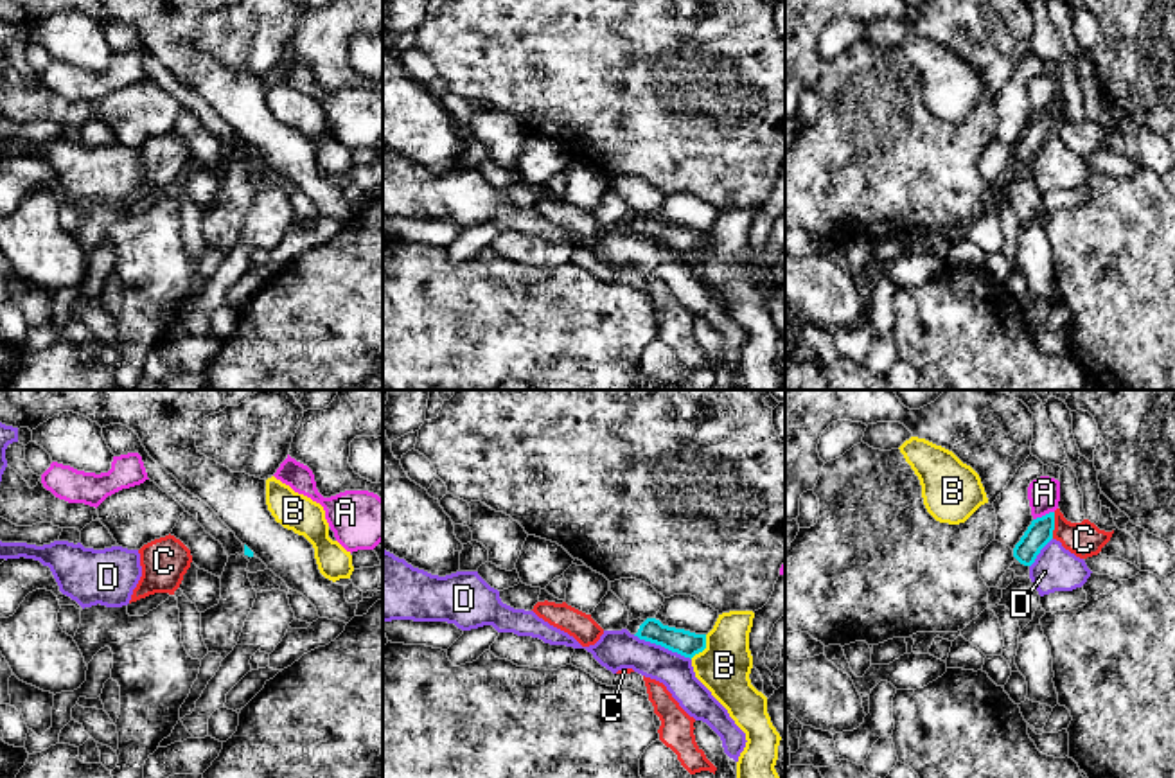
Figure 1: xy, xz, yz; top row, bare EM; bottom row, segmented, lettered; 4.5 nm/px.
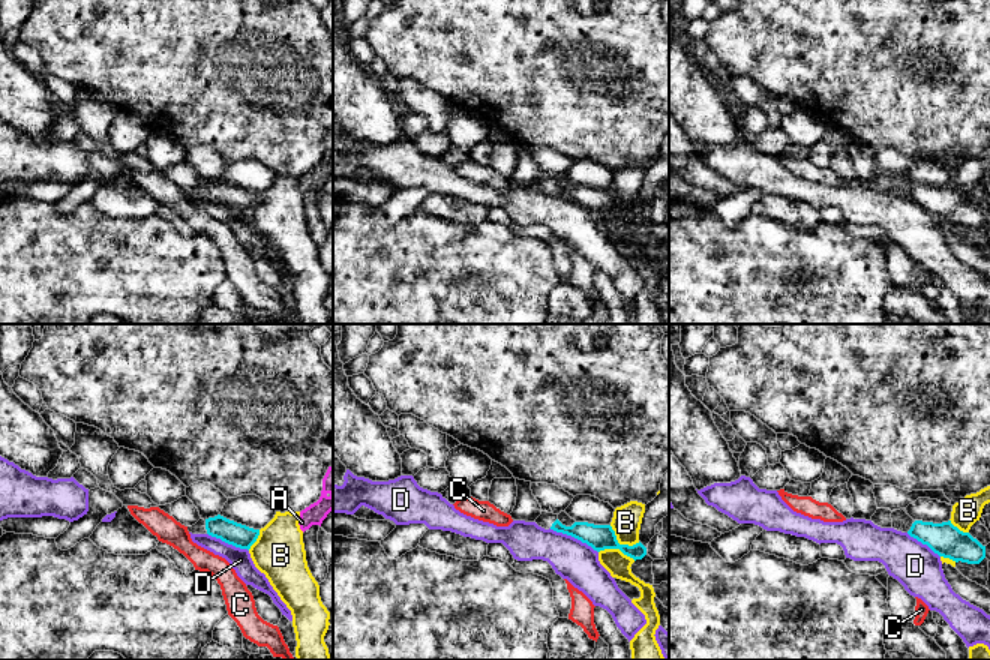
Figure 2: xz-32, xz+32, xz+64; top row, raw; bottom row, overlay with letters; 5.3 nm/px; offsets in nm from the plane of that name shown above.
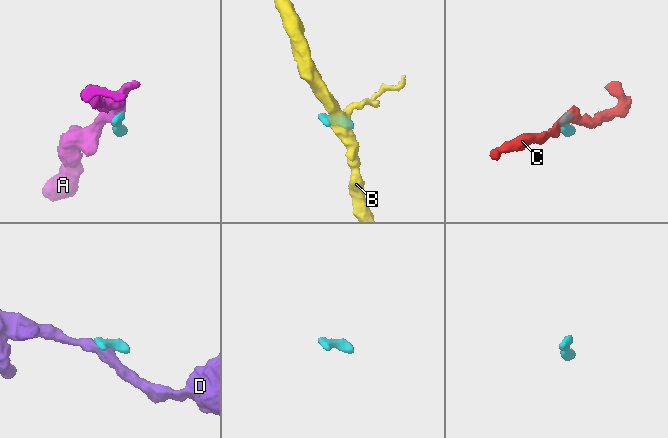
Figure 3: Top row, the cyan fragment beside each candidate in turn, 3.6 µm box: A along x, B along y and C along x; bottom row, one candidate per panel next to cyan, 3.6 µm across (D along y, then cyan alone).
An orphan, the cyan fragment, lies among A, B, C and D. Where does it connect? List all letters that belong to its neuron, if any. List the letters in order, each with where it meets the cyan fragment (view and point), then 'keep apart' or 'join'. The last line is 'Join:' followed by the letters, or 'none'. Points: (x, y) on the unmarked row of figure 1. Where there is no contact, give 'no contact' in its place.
A: yz (1042, 114) | keep apart
B: xz (703, 247) | keep apart
C: yz (1053, 123) | keep apart
D: xz (662, 243) | keep apart
Join: none

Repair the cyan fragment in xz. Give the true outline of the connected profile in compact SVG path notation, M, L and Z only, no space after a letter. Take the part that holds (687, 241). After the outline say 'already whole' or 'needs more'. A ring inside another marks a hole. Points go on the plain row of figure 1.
M656 216L632 217L629 219L627 228L640 237L661 243L690 257L706 246L706 232L668 225Z; needs more

